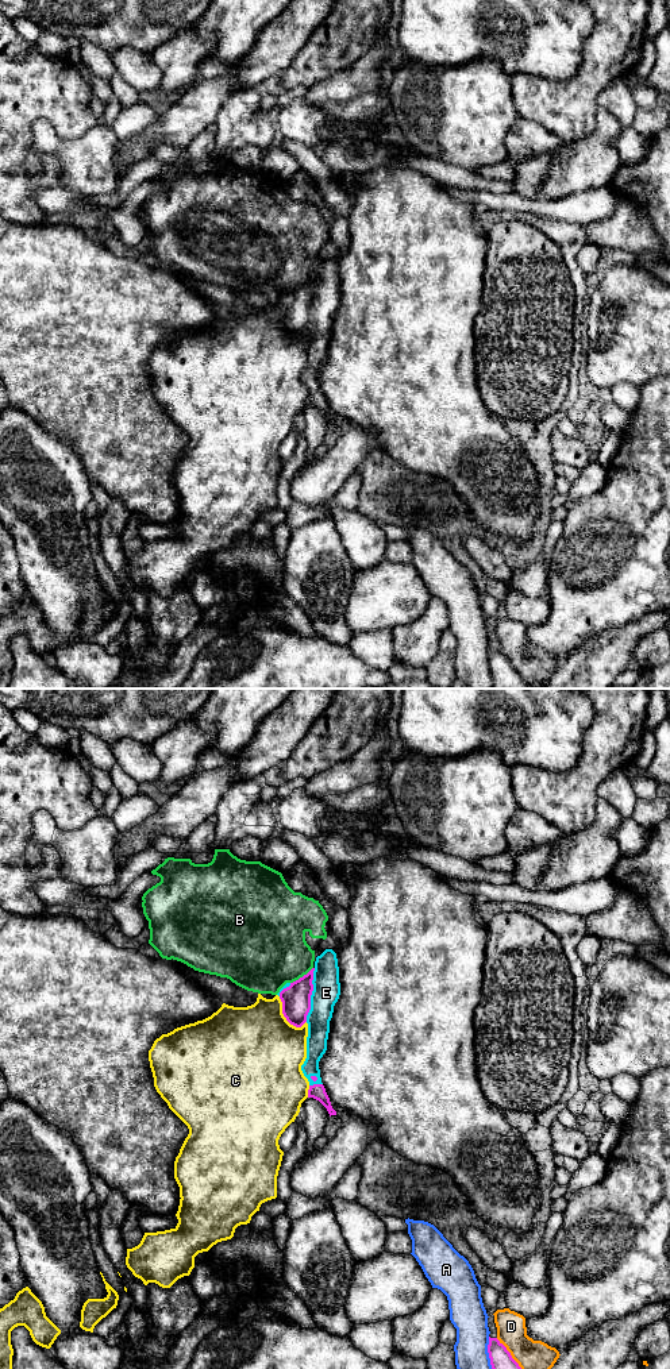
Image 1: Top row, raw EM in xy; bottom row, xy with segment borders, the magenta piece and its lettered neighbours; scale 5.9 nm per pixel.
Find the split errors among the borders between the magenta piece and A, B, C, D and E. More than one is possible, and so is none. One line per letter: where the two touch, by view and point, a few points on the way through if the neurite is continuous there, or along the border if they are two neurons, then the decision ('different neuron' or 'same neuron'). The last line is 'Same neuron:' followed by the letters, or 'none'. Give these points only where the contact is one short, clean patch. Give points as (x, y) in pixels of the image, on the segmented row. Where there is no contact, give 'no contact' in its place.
A: xy (488, 1352) | different neuron
B: xy (303, 976) | along xy (312, 967), (291, 983) | different neuron
C: xy (284, 1015) | different neuron
D: xy (509, 1353) | different neuron
E: xy (311, 994) | same neuron
Same neuron: E

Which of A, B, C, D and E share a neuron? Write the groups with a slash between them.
A / B / C / D / E

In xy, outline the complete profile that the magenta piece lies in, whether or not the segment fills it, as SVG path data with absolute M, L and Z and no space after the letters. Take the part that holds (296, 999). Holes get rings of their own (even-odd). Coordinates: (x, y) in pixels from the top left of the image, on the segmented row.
M326 949L316 957L315 967L293 983L286 983L277 994L286 1021L301 1027L308 1023L307 1058L301 1065L309 1081L308 1098L319 1100L330 1117L336 1115L321 1083L319 1061L327 1050L330 1021L340 995L336 953Z

